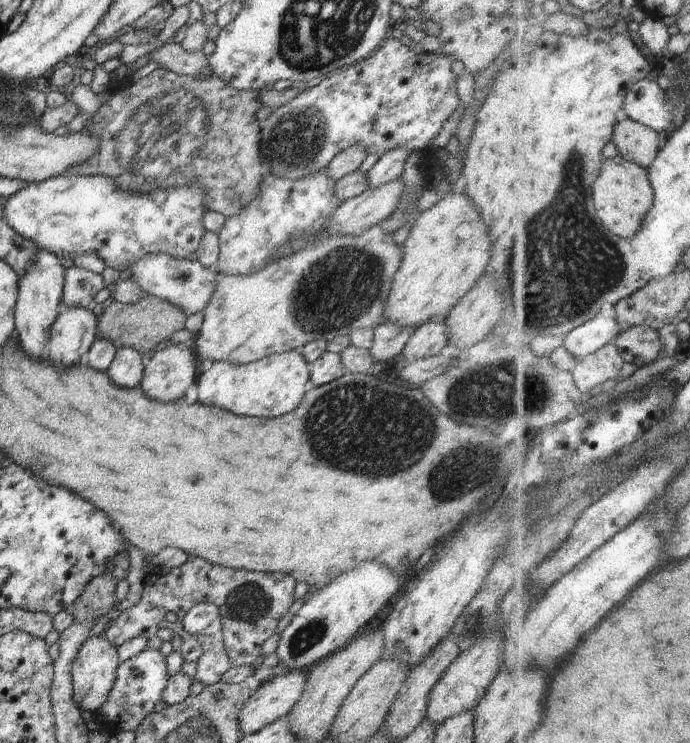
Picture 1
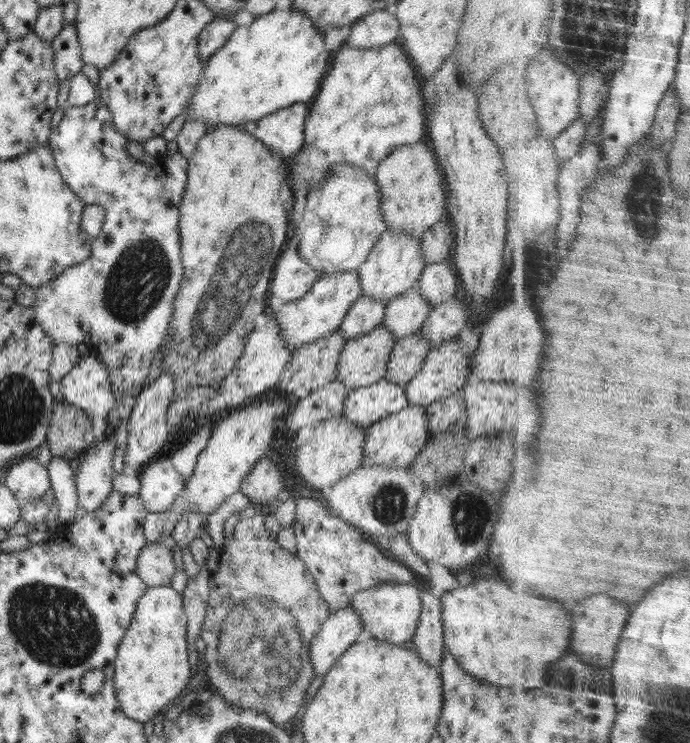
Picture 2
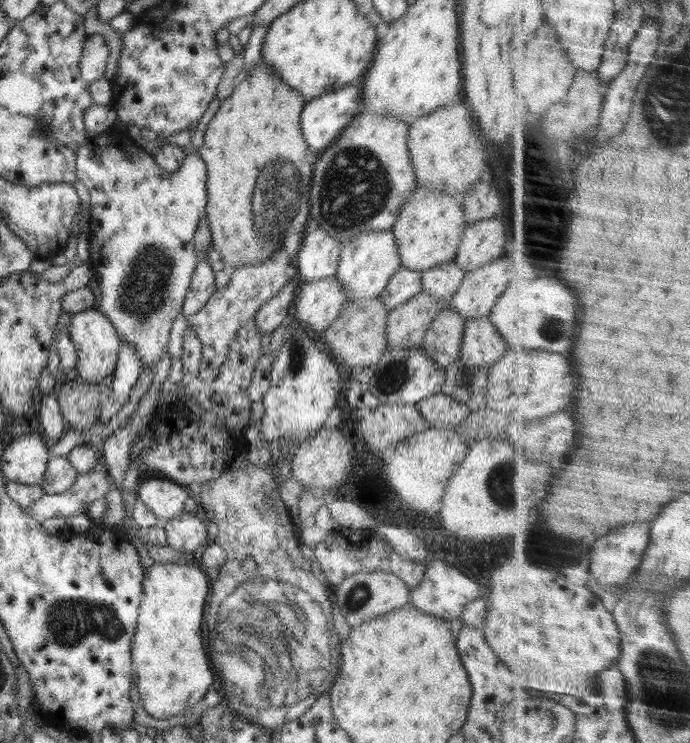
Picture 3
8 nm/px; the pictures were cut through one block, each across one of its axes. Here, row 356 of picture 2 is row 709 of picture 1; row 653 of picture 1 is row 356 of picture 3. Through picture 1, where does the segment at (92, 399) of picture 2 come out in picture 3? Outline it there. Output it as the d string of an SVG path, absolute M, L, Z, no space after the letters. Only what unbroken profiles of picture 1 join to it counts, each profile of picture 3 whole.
M94 306L91 309L74 313L70 317L70 325L66 328L66 332L74 343L78 355L78 364L71 373L73 377L94 384L96 380L100 382L106 375L114 372L122 344L118 331L108 319L108 315L104 315Z

